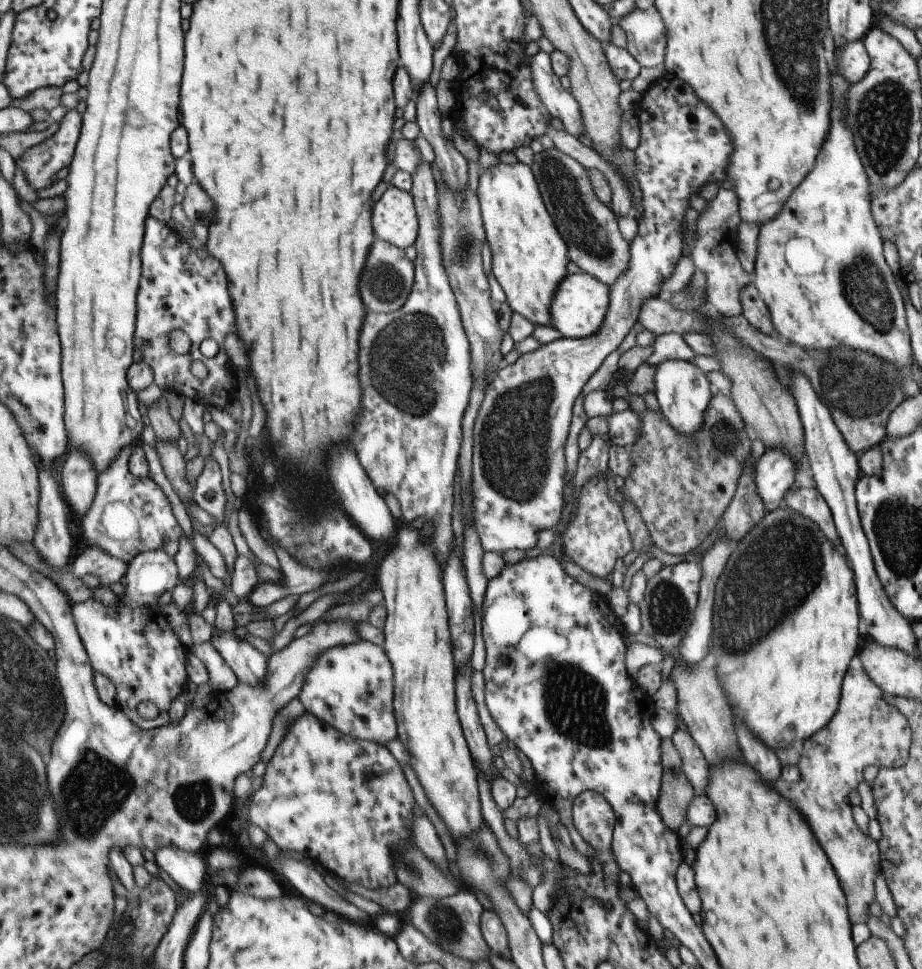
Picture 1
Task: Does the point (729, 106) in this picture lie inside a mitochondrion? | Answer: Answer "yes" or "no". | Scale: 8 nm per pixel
no

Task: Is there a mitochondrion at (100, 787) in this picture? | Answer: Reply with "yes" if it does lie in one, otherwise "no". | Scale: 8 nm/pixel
yes

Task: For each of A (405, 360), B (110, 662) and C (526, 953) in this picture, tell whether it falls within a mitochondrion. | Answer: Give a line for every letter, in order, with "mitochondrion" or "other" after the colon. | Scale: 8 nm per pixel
A: mitochondrion
B: other
C: mitochondrion

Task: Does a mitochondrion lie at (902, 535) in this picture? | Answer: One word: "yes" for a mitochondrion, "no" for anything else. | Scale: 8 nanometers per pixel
yes

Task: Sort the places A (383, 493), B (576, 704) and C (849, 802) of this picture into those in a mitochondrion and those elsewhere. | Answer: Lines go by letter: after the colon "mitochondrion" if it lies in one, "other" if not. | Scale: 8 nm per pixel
A: other
B: mitochondrion
C: other

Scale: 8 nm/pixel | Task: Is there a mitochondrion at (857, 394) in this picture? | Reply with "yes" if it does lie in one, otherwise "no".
yes

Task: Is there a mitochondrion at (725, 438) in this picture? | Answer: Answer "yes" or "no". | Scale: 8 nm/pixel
yes

